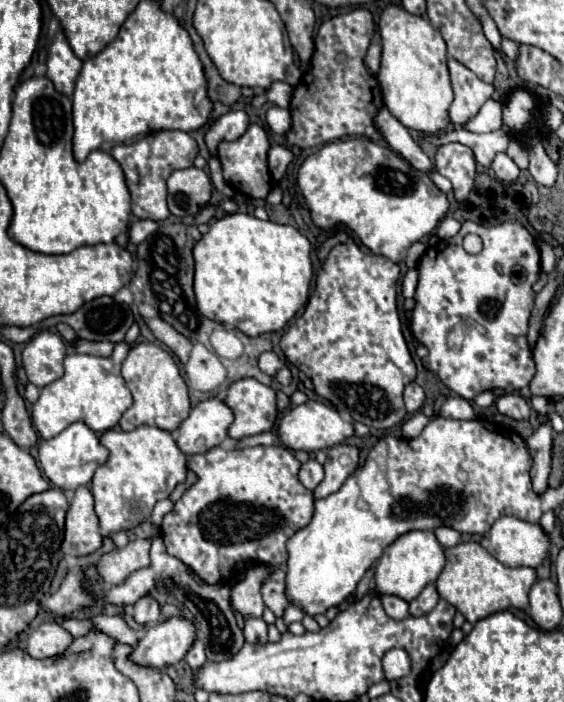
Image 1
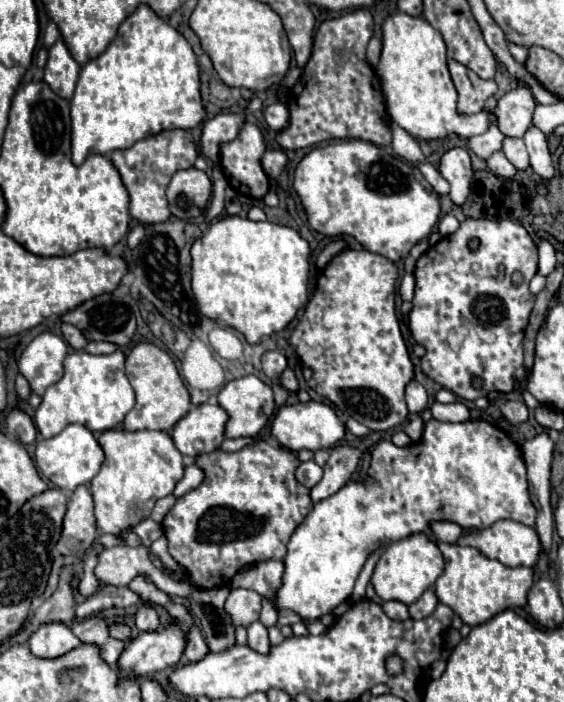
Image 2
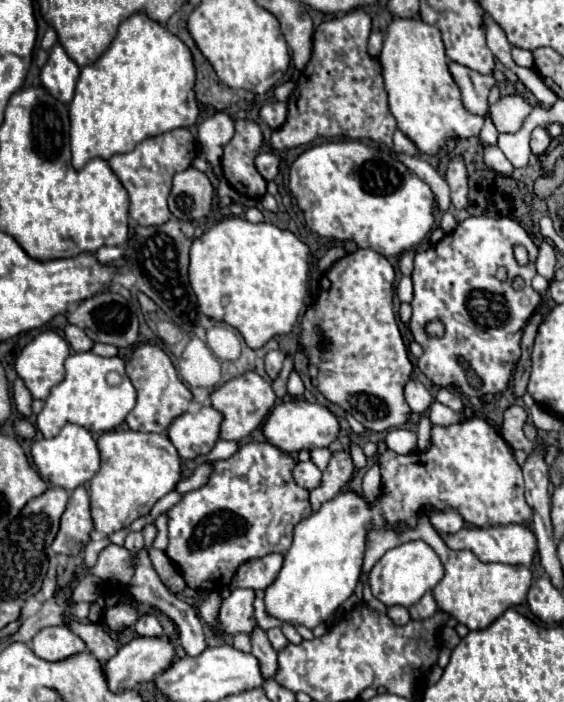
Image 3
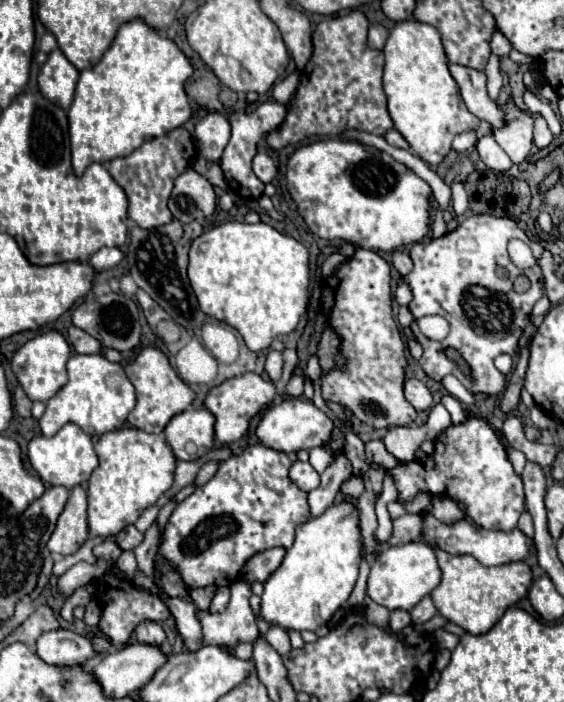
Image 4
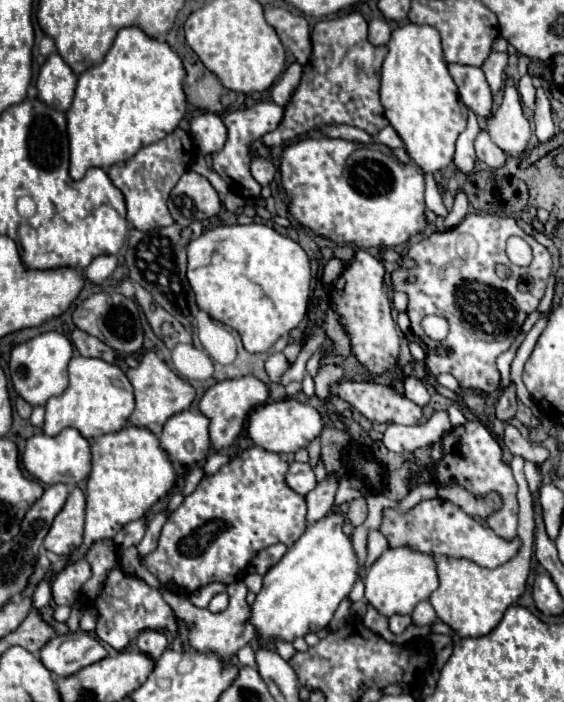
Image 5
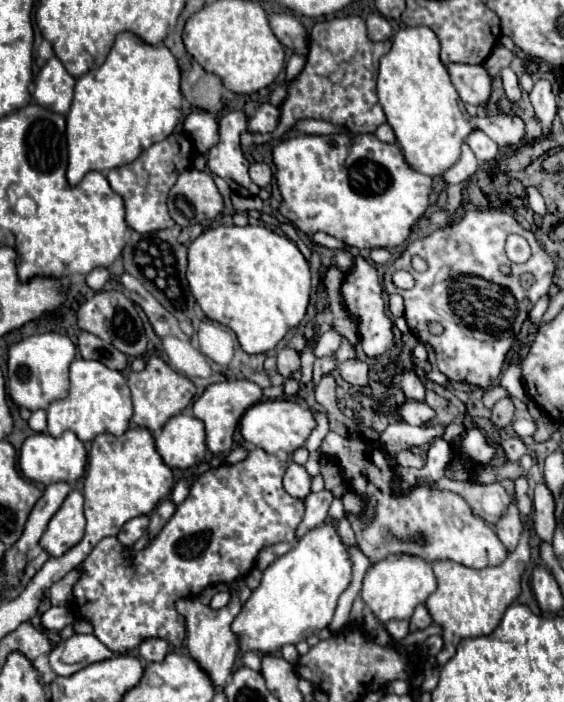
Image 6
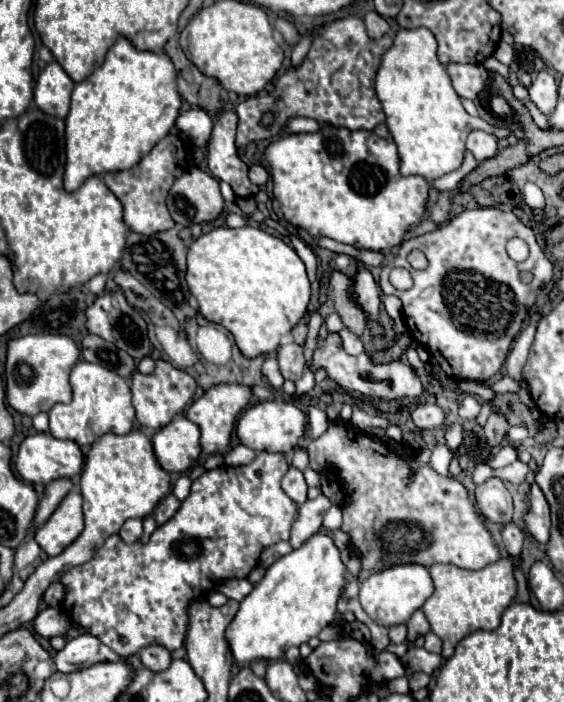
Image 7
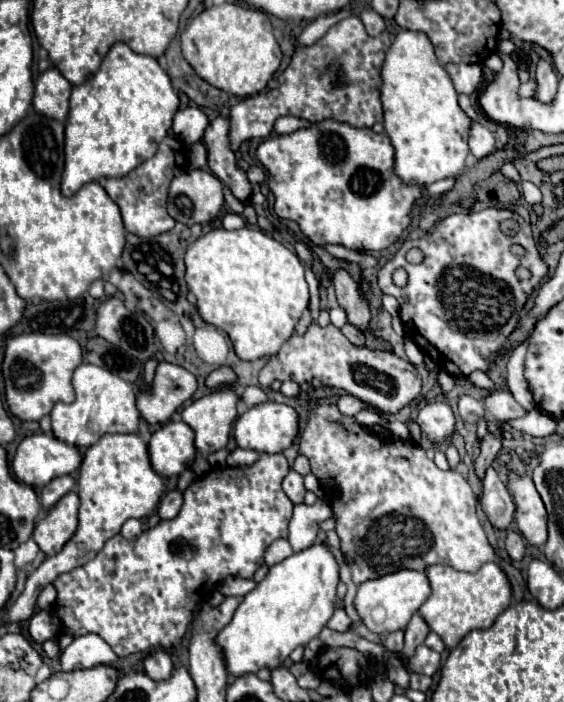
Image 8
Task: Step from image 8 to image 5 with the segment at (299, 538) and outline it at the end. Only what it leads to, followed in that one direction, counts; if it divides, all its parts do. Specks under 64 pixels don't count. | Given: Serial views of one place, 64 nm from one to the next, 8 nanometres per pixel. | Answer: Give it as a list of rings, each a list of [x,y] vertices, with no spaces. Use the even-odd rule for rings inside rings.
[[[332,476],[332,478],[324,478],[322,484],[318,484],[312,492],[308,492],[308,496],[306,496],[306,504],[308,504],[306,522],[308,524],[318,522],[332,512],[332,502],[334,502],[336,490],[338,490],[338,480]]]

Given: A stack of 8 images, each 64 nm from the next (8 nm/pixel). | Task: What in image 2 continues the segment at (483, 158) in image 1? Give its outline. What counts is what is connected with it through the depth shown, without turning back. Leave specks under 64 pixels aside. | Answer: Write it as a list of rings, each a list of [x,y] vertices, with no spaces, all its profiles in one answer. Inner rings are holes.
[[[493,124],[488,128],[488,132],[480,134],[480,136],[472,136],[472,138],[466,140],[468,146],[474,150],[476,156],[480,156],[480,158],[486,160],[492,152],[500,150],[500,144],[504,140],[504,134],[496,126]]]

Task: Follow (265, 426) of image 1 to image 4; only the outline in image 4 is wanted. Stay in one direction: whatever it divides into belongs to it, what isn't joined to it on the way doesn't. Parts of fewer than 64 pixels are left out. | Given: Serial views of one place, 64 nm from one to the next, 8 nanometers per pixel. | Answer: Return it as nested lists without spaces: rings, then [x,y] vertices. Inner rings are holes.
[[[252,372],[224,380],[222,384],[214,386],[204,400],[204,408],[210,410],[216,418],[214,442],[216,444],[230,444],[234,440],[240,440],[246,434],[250,420],[274,400],[274,394],[276,394],[274,384],[262,380],[258,374],[252,374]]]

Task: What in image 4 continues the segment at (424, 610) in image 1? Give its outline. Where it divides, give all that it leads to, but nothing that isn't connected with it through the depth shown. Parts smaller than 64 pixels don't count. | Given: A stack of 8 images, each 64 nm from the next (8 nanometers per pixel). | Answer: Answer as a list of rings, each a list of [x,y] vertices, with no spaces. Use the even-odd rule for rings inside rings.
[[[426,596],[422,598],[412,610],[410,610],[410,616],[412,616],[412,624],[424,624],[428,622],[432,616],[436,614],[436,608],[432,604],[432,598]]]

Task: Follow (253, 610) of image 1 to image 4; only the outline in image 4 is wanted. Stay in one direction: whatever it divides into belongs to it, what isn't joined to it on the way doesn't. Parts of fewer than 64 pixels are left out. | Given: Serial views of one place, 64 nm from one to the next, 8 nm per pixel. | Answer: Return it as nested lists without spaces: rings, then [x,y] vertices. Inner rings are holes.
[[[238,580],[230,586],[230,602],[224,612],[196,612],[202,626],[202,646],[214,644],[222,648],[236,648],[240,642],[254,642],[258,638],[256,616],[248,602],[250,594],[250,586],[244,580]]]

